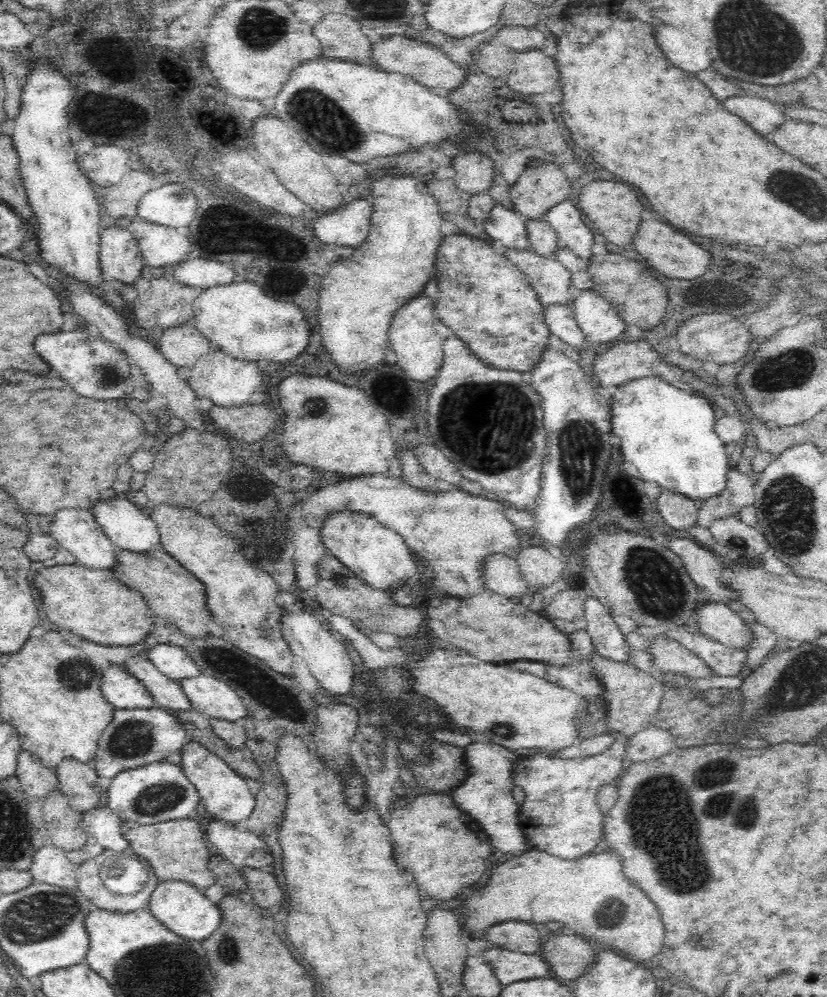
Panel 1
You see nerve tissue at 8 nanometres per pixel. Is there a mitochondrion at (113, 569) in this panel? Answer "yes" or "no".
no

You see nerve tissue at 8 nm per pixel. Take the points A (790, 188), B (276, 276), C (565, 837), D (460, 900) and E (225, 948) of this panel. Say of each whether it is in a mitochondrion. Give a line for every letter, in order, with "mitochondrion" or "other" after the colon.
A: mitochondrion
B: other
C: other
D: other
E: mitochondrion

